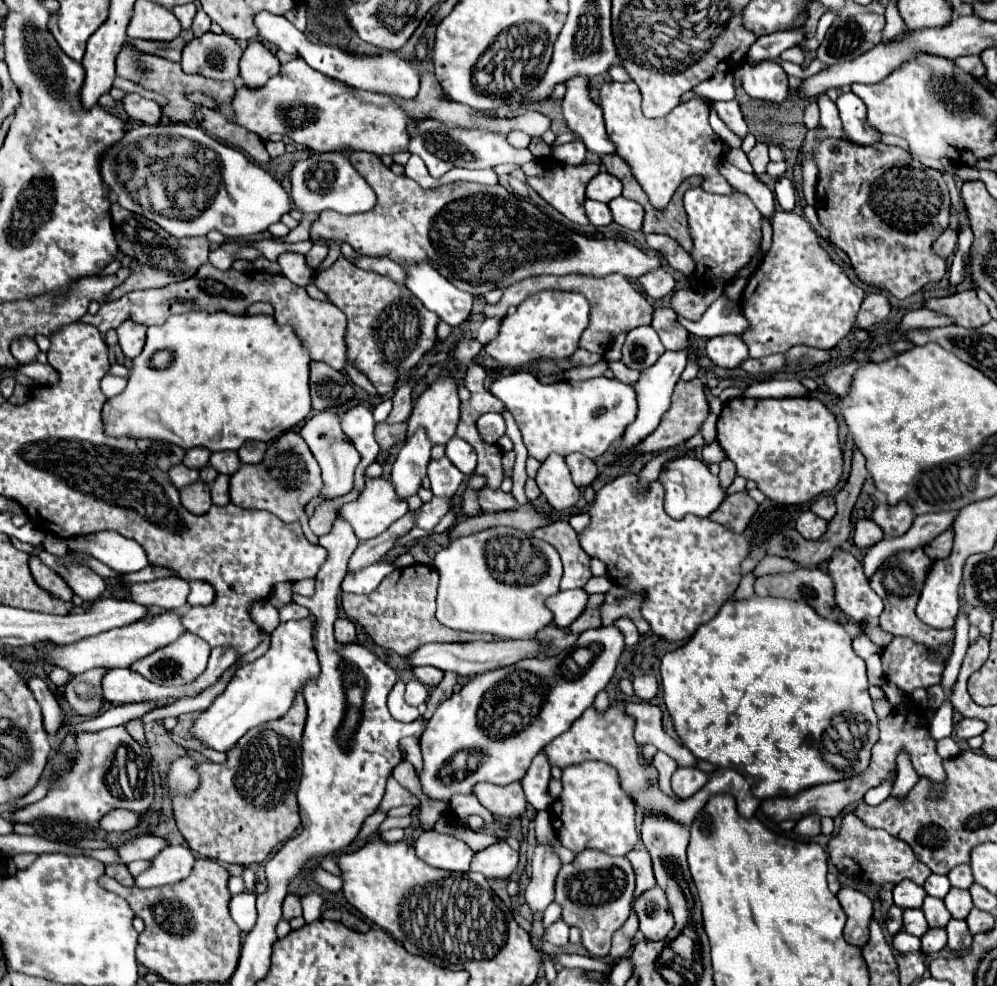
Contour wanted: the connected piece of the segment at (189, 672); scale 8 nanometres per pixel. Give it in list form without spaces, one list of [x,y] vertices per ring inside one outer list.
[[[184,633],[178,641],[154,651],[154,655],[148,655],[146,659],[140,659],[138,663],[132,663],[132,669],[136,673],[140,673],[142,677],[146,677],[148,681],[178,687],[178,685],[192,683],[198,675],[202,675],[206,665],[208,665],[208,657],[210,657],[210,645],[202,639],[198,639],[198,635]]]

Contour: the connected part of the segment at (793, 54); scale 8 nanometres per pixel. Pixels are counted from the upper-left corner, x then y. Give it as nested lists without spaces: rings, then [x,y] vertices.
[[[790,47],[790,49],[786,49],[786,51],[780,55],[780,59],[782,59],[782,61],[792,61],[792,63],[802,65],[802,61],[804,61],[804,53],[802,53],[800,47]]]

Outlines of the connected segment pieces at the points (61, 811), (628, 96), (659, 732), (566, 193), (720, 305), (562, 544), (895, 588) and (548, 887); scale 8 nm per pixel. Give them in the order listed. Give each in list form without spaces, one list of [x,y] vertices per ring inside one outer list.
[[[118,725],[116,729],[110,729],[110,731],[104,731],[104,733],[102,731],[92,733],[92,739],[84,747],[82,747],[82,733],[78,733],[76,735],[76,751],[74,751],[70,769],[52,783],[52,787],[50,787],[50,791],[44,799],[16,811],[14,821],[16,823],[28,823],[28,821],[42,819],[42,817],[58,817],[58,819],[66,819],[66,821],[72,821],[72,823],[96,823],[102,815],[106,815],[108,811],[118,809],[118,807],[130,809],[130,811],[136,811],[136,813],[150,809],[150,805],[154,801],[152,781],[148,785],[148,795],[144,795],[140,799],[116,799],[108,791],[108,787],[104,783],[104,773],[110,769],[118,745],[126,745],[126,747],[134,749],[138,755],[144,755],[144,749],[140,745],[134,745],[134,739],[128,735],[124,725]]]
[[[606,83],[600,89],[600,107],[604,109],[604,123],[606,123],[606,131],[612,143],[616,143],[616,155],[620,155],[632,169],[632,175],[636,177],[636,181],[642,185],[642,189],[646,191],[652,207],[656,209],[666,209],[670,203],[672,193],[676,191],[676,187],[692,175],[700,175],[702,181],[702,189],[710,191],[710,193],[718,193],[718,195],[732,195],[734,189],[732,185],[720,175],[718,171],[718,163],[720,157],[724,155],[722,151],[722,139],[712,131],[710,123],[708,123],[708,115],[710,109],[702,99],[690,99],[678,107],[674,107],[674,111],[670,111],[666,117],[660,119],[648,119],[644,117],[642,109],[640,109],[640,91],[636,87],[636,83]]]
[[[628,701],[626,713],[636,719],[634,737],[638,745],[646,745],[646,743],[654,745],[658,751],[664,751],[682,767],[694,767],[698,763],[698,759],[686,747],[682,747],[676,739],[666,735],[666,731],[662,729],[660,707],[646,701]]]
[[[552,161],[548,175],[544,179],[528,177],[526,183],[556,211],[560,211],[566,219],[578,225],[588,225],[588,217],[584,213],[584,189],[586,183],[600,171],[600,165],[566,165]]]
[[[724,295],[720,299],[716,299],[706,309],[706,313],[702,315],[702,319],[689,321],[678,315],[678,321],[692,335],[696,335],[696,337],[708,337],[708,339],[714,337],[714,335],[722,335],[722,333],[740,335],[748,327],[746,317],[740,311],[740,305],[730,303]]]
[[[554,521],[546,527],[536,529],[532,535],[542,541],[548,541],[560,553],[562,563],[564,563],[564,577],[566,577],[560,583],[562,591],[584,587],[588,583],[588,579],[592,577],[590,555],[586,555],[586,551],[582,551],[582,547],[578,543],[578,535],[570,527],[570,523]]]
[[[918,547],[910,553],[898,553],[898,555],[894,555],[888,561],[882,563],[882,567],[872,575],[870,585],[880,595],[880,599],[884,601],[884,611],[880,615],[880,627],[884,631],[888,631],[894,637],[914,639],[916,643],[922,643],[922,645],[928,645],[928,647],[942,647],[942,645],[948,645],[948,643],[954,641],[956,631],[954,629],[942,629],[942,631],[932,629],[932,627],[924,625],[914,613],[916,601],[918,601],[920,591],[922,591],[924,575],[926,575],[930,563],[932,563],[932,559],[928,559],[924,555],[922,547]]]
[[[536,845],[532,859],[532,877],[524,889],[524,899],[534,915],[546,911],[554,901],[554,879],[560,869],[560,859],[546,847]]]

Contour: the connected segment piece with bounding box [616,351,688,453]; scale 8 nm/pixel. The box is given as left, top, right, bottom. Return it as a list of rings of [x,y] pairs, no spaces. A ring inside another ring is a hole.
[[[666,351],[652,367],[642,371],[642,377],[636,383],[636,395],[638,395],[638,417],[636,421],[626,429],[624,437],[622,437],[622,445],[616,453],[630,453],[634,449],[634,443],[642,441],[646,435],[650,435],[654,431],[654,427],[658,427],[660,417],[666,413],[666,409],[670,407],[670,395],[672,389],[676,385],[676,381],[680,379],[684,367],[688,361],[688,351]]]

